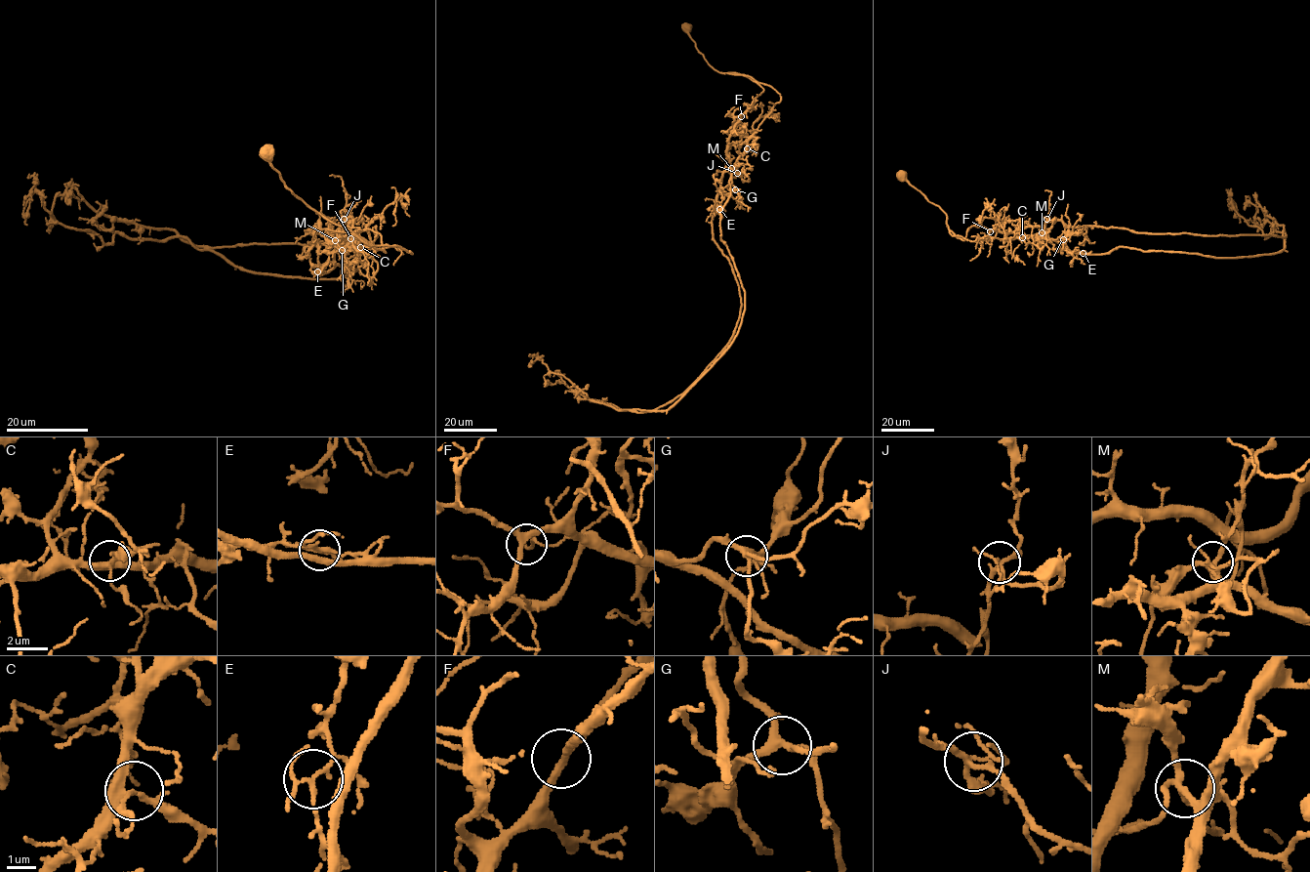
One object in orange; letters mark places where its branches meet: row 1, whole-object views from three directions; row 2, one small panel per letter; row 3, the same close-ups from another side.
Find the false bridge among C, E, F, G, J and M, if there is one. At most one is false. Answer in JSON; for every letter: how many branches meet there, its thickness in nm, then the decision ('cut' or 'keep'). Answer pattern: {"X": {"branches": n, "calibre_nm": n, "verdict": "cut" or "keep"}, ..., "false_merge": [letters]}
{"C": {"branches": 4, "calibre_nm": 280, "verdict": "keep"}, "E": {"branches": 5, "calibre_nm": 150, "verdict": "cut"}, "F": {"branches": 3, "calibre_nm": 240, "verdict": "keep"}, "G": {"branches": 4, "calibre_nm": 280, "verdict": "keep"}, "J": {"branches": 5, "calibre_nm": 200, "verdict": "keep"}, "M": {"branches": 4, "calibre_nm": 240, "verdict": "keep"}, "false_merge": ["E"]}

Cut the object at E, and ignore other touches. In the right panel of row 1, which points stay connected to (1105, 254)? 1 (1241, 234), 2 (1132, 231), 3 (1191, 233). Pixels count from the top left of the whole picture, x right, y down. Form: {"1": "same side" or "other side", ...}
{"1": "other side", "2": "other side", "3": "other side"}

